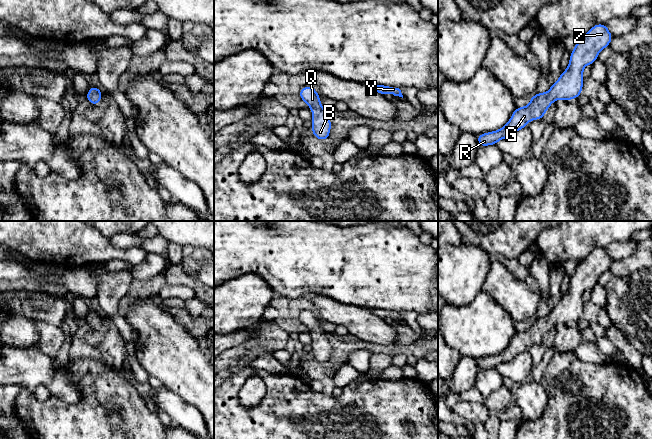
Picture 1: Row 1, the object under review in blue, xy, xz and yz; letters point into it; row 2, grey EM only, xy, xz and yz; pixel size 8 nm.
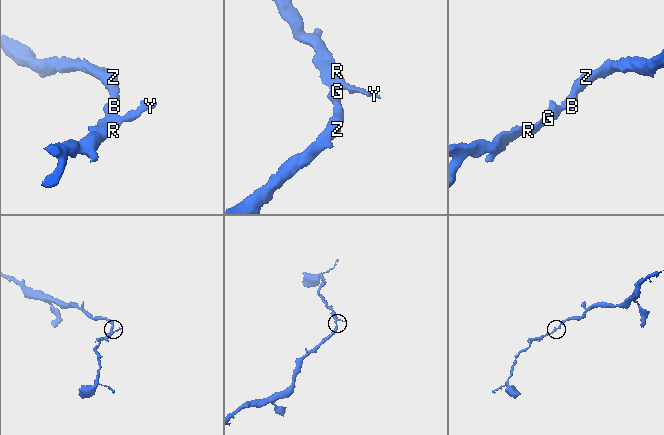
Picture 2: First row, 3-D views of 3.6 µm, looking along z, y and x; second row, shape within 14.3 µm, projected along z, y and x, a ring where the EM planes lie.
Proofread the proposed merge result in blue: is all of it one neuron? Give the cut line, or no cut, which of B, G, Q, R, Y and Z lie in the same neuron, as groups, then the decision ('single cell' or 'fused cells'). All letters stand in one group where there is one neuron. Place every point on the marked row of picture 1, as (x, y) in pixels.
no cut; B G Q R Y Z; single cell

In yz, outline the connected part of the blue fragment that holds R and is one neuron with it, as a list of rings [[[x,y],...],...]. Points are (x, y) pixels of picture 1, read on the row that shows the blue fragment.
[[[595,24],[581,39],[577,40],[576,46],[570,53],[568,68],[562,71],[559,79],[551,84],[550,90],[544,93],[536,93],[530,98],[530,103],[525,107],[517,107],[511,115],[511,119],[499,130],[477,135],[480,147],[496,145],[502,139],[508,138],[518,132],[532,120],[540,120],[544,117],[550,105],[558,99],[570,101],[579,98],[583,88],[583,70],[586,65],[592,65],[601,50],[608,47],[613,36],[605,24]]]

